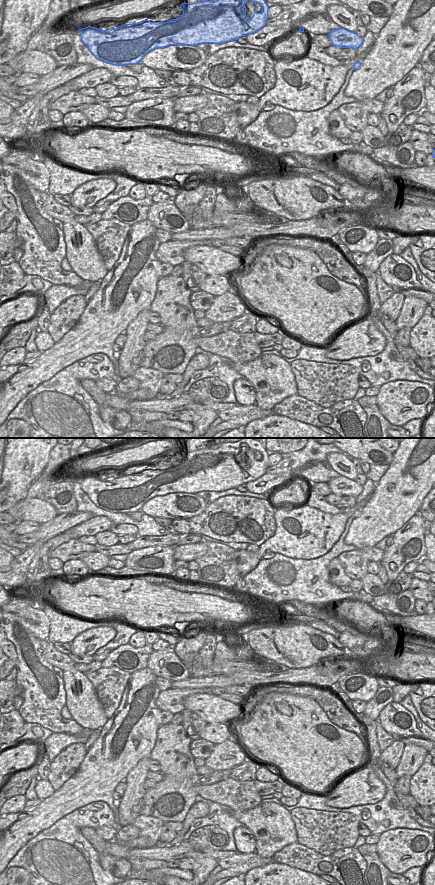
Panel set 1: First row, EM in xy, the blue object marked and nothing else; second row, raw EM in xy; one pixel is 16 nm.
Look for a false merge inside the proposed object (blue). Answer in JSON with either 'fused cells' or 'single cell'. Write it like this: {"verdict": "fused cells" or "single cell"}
{"verdict": "single cell"}

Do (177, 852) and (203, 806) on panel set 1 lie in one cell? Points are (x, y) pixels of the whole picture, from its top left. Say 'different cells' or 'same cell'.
different cells

